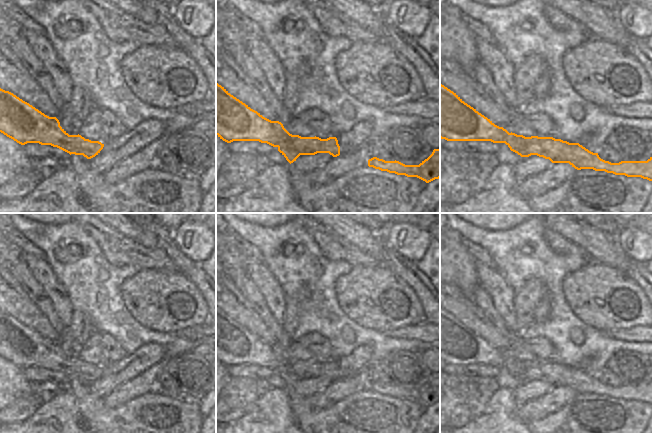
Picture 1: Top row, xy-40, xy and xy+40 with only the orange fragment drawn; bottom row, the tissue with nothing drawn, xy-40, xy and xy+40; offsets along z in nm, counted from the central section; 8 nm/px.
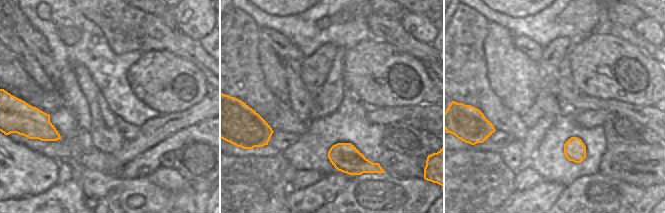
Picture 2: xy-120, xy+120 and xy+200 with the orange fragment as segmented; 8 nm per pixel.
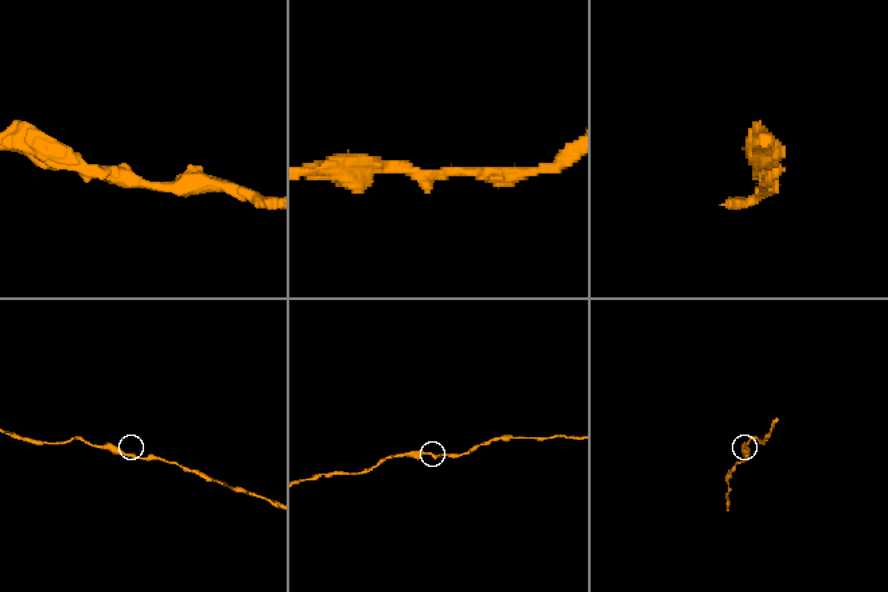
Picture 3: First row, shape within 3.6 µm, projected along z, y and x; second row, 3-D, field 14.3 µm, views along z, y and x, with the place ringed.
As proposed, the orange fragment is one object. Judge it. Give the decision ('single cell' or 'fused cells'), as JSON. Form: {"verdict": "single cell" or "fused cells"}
{"verdict": "single cell"}

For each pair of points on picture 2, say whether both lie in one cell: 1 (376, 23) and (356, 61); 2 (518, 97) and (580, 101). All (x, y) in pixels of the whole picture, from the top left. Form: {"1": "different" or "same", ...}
{"1": "different", "2": "same"}

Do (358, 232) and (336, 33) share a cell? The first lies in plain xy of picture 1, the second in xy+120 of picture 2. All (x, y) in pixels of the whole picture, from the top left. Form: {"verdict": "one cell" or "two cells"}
{"verdict": "two cells"}

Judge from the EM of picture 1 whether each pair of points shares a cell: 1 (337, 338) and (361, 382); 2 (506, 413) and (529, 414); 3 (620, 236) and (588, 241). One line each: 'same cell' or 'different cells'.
1: different cells
2: different cells
3: different cells

